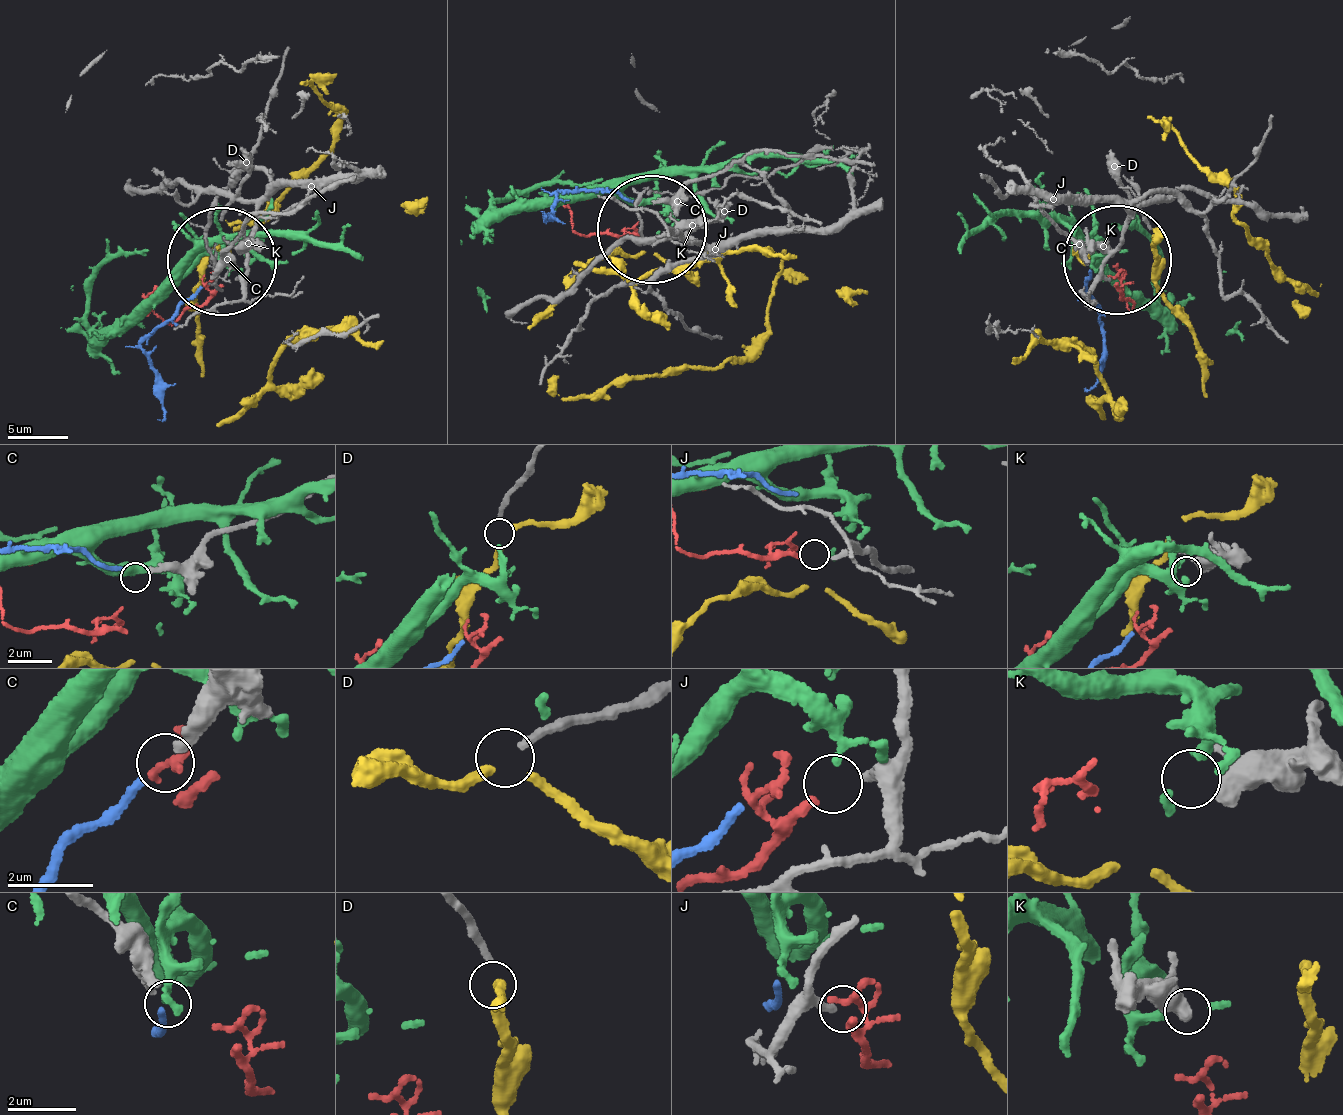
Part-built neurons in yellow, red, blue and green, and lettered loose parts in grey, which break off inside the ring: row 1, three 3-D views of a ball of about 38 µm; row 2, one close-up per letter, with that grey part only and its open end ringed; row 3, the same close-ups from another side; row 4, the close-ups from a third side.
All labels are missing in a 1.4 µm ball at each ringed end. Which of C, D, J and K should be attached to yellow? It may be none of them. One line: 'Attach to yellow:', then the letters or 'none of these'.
Attach to yellow: D

